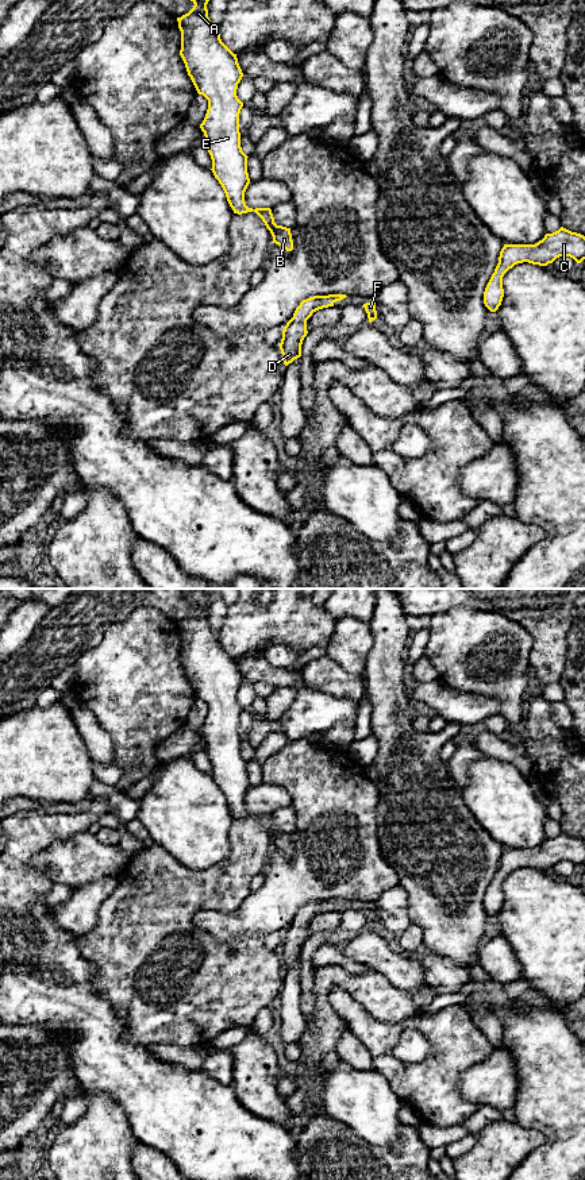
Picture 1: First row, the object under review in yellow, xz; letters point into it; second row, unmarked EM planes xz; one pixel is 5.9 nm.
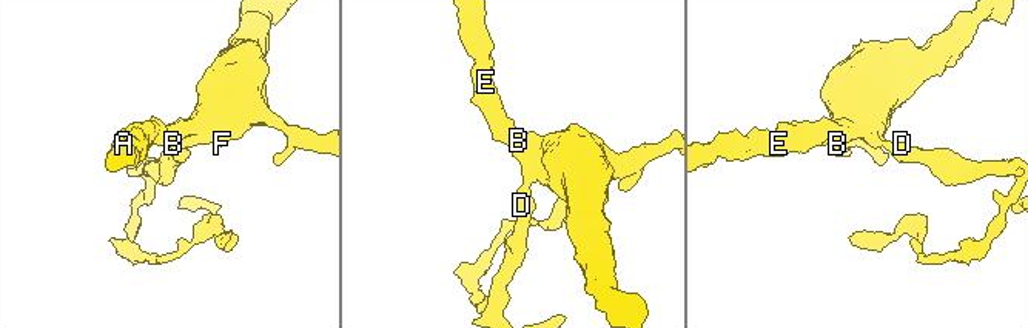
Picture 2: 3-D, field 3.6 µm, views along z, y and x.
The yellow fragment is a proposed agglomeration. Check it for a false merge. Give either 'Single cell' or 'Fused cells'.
Single cell

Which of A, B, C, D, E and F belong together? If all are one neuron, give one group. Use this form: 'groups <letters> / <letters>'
groups A B C D E F

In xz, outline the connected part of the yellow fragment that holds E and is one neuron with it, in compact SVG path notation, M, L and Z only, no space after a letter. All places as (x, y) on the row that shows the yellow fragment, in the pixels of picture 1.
M209 0L190 1L195 4L193 8L181 18L177 18L181 31L180 55L197 93L208 100L208 109L200 128L204 132L205 146L212 159L211 170L222 185L234 213L242 215L254 211L270 231L273 243L282 246L286 251L292 251L293 240L290 228L277 225L270 208L253 209L245 203L245 192L250 184L247 173L249 157L240 147L239 113L243 103L236 96L238 84L243 73L238 63L236 54L222 42L219 30L211 24L207 9Z

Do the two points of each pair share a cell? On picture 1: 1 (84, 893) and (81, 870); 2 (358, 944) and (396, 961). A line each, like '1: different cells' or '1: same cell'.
1: different cells
2: same cell

